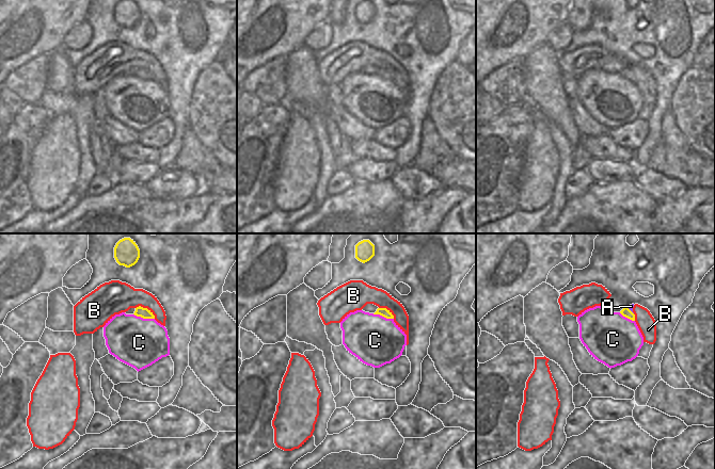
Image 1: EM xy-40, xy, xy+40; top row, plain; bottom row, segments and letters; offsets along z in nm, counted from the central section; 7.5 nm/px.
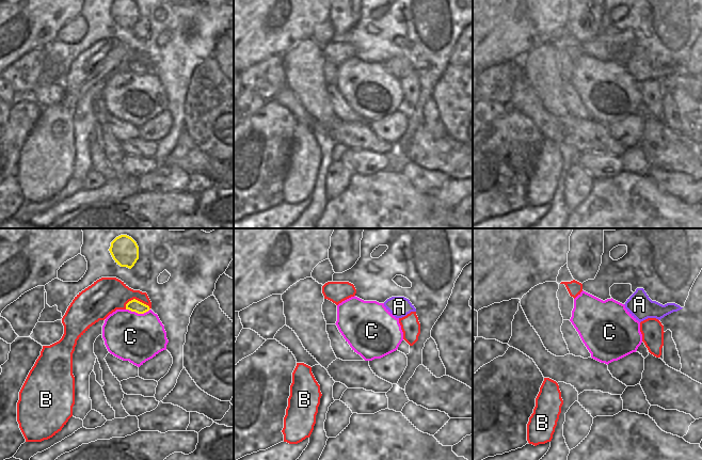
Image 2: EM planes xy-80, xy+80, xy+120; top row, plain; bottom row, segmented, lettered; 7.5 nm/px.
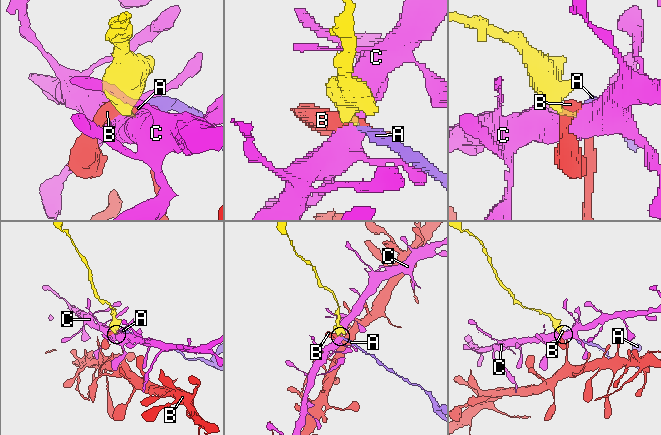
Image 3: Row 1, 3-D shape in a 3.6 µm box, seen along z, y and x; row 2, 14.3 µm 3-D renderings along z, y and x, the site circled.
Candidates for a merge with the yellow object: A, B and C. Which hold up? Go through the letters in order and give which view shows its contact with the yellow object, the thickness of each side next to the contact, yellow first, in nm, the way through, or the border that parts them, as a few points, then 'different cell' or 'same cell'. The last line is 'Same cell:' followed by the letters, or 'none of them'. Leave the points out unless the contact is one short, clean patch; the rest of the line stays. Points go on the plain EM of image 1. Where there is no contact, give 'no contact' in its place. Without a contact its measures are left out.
A: meets yellow in xy+40; 70 nm thick on the yellow side, 30 nm on the other; runs through xy+40 (625, 73), (630, 71), (631, 67); same cell
B: meets yellow in xy-40; 80 nm thick on the yellow side, 240 nm on the other; border along xy-40 (136, 68), (145, 68), (155, 79); different cell
C: meets yellow in xy-40; 80 nm thick on the yellow side, 380 nm on the other; border along xy-40 (133, 75), (143, 79), (154, 80); different cell
Same cell: A

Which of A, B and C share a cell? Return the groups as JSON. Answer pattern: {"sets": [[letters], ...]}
{"sets": [["A"], ["B"], ["C"]]}

